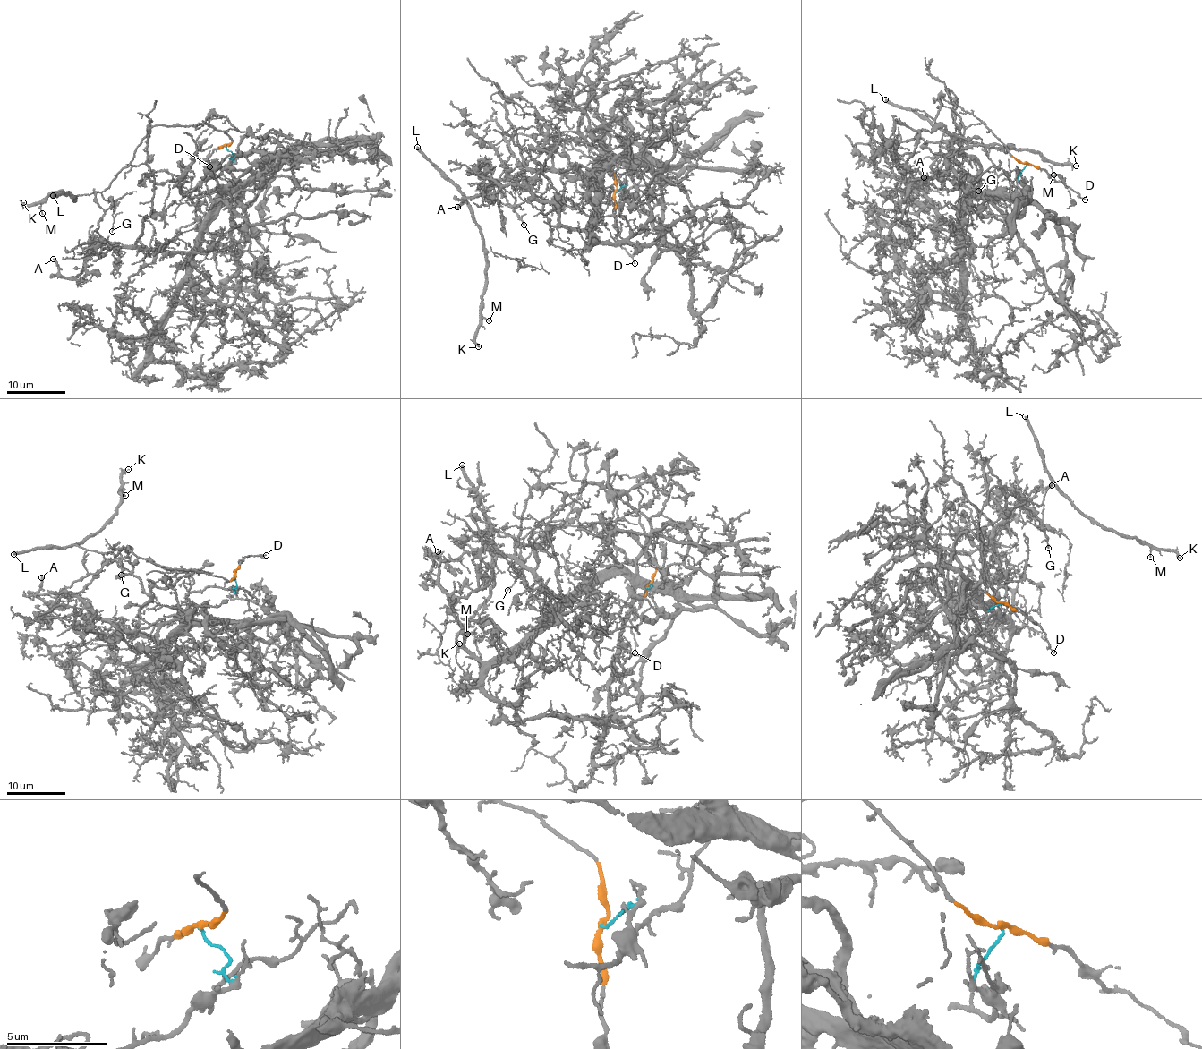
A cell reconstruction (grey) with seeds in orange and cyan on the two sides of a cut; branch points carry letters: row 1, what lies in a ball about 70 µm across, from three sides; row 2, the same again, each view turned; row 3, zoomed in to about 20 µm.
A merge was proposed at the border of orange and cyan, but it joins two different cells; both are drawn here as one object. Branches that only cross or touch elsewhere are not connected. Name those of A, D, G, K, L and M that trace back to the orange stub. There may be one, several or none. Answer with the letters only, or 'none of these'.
D, G, K, L, M

